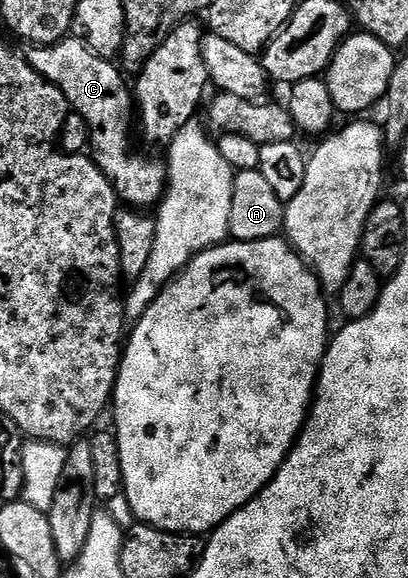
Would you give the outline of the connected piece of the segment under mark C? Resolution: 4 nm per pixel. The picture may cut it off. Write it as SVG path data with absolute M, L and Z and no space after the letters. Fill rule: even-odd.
M68 37L60 43L35 45L30 50L26 52L26 56L33 69L37 69L41 77L45 77L53 85L57 85L61 93L65 93L67 106L74 114L89 121L90 154L115 187L118 198L135 209L154 208L167 190L168 166L166 162L159 160L158 163L155 159L135 155L134 149L131 148L131 123L133 127L137 119L137 103L129 83L123 80L124 72L118 66L115 68L116 64L112 60L97 57L97 53L89 50L78 37ZM126 159L131 159L131 171L114 171L108 167L110 163L123 163Z

